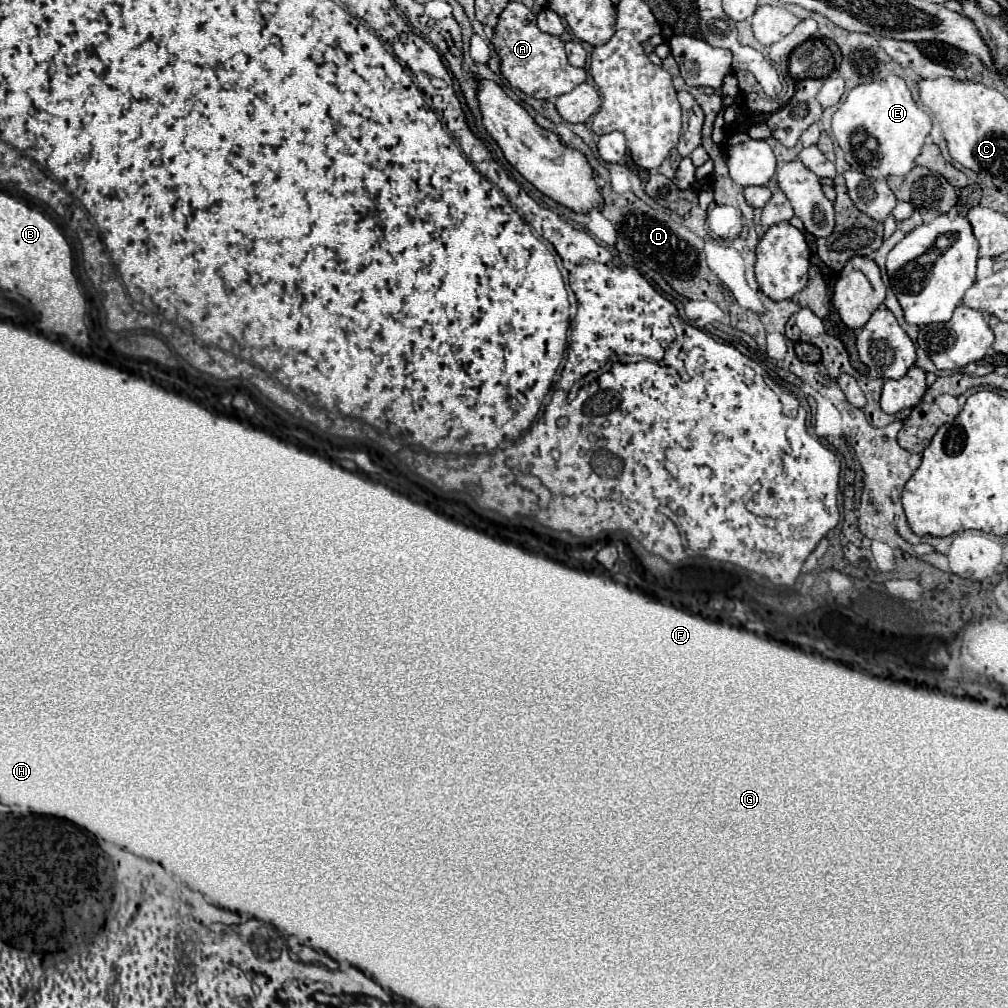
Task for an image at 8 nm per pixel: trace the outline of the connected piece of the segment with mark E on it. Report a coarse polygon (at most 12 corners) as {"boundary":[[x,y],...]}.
{"boundary":[[917,77],[857,85],[831,129],[851,169],[907,175],[945,140]]}

